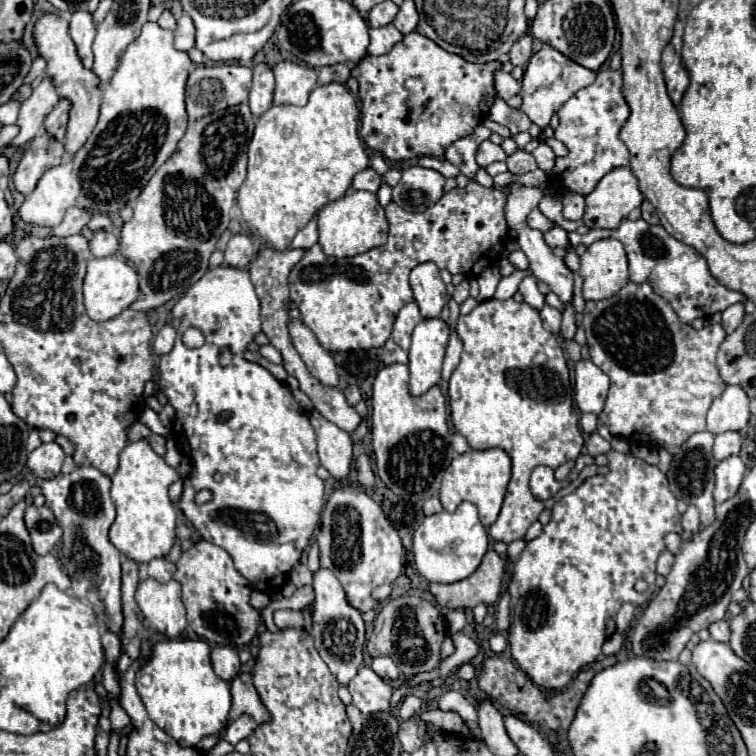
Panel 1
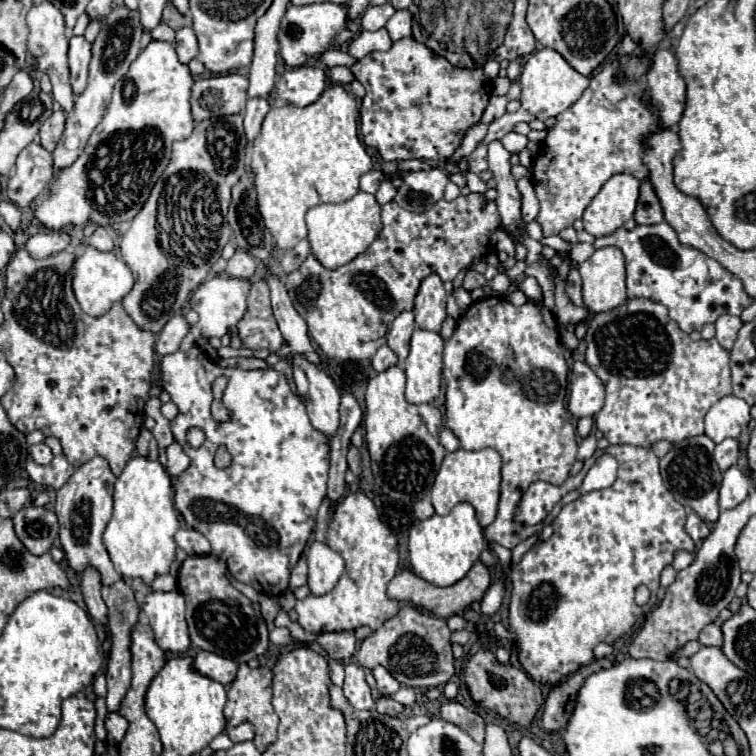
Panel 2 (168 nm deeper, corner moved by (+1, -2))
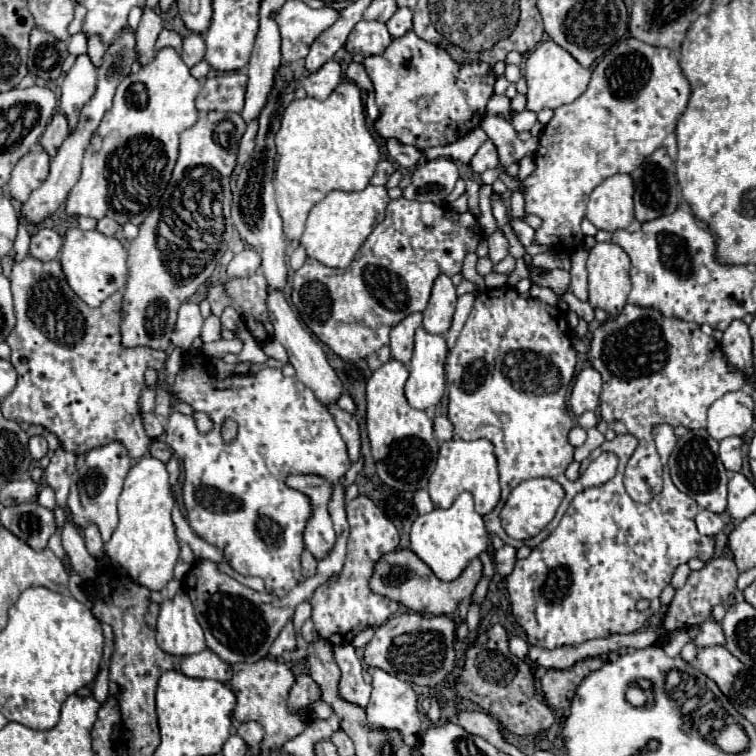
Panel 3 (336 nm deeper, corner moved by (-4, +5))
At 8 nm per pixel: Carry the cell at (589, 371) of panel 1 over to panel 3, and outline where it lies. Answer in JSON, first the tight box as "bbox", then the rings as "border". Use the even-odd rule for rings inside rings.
{"bbox":[569,367,603,417],"border":[[[587,367],[577,375],[569,399],[569,407],[577,417],[583,415],[585,411],[595,411],[599,407],[601,385],[603,385],[601,375],[593,367]]]}

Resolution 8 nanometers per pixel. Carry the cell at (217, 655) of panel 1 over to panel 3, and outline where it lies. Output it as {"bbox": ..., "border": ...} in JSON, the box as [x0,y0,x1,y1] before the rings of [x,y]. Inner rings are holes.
{"bbox":[181,649,231,683],"border":[[[205,649],[181,659],[181,673],[197,679],[215,679],[227,683],[231,679],[231,667],[221,661],[213,651]]]}

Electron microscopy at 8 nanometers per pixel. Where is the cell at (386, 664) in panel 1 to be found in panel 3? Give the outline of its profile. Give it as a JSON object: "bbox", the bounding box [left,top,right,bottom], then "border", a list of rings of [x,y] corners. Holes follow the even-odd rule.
{"bbox":[365,667,421,749],"border":[[[369,667],[367,669],[369,675],[373,677],[373,693],[371,693],[371,701],[369,705],[365,707],[365,713],[367,713],[367,721],[369,721],[369,727],[371,729],[393,729],[397,733],[401,733],[405,745],[409,745],[411,749],[415,749],[419,745],[419,739],[421,739],[421,713],[417,709],[417,693],[413,691],[413,687],[405,681],[399,681],[397,677],[381,671],[381,669],[375,669],[375,667]]]}

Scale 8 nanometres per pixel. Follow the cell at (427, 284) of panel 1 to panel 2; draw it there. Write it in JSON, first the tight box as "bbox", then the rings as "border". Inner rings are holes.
{"bbox":[414,274,448,332],"border":[[[436,274],[426,276],[414,298],[416,326],[422,330],[440,332],[440,324],[446,318],[446,298],[448,298],[448,294],[442,286],[440,276],[436,276]]]}

